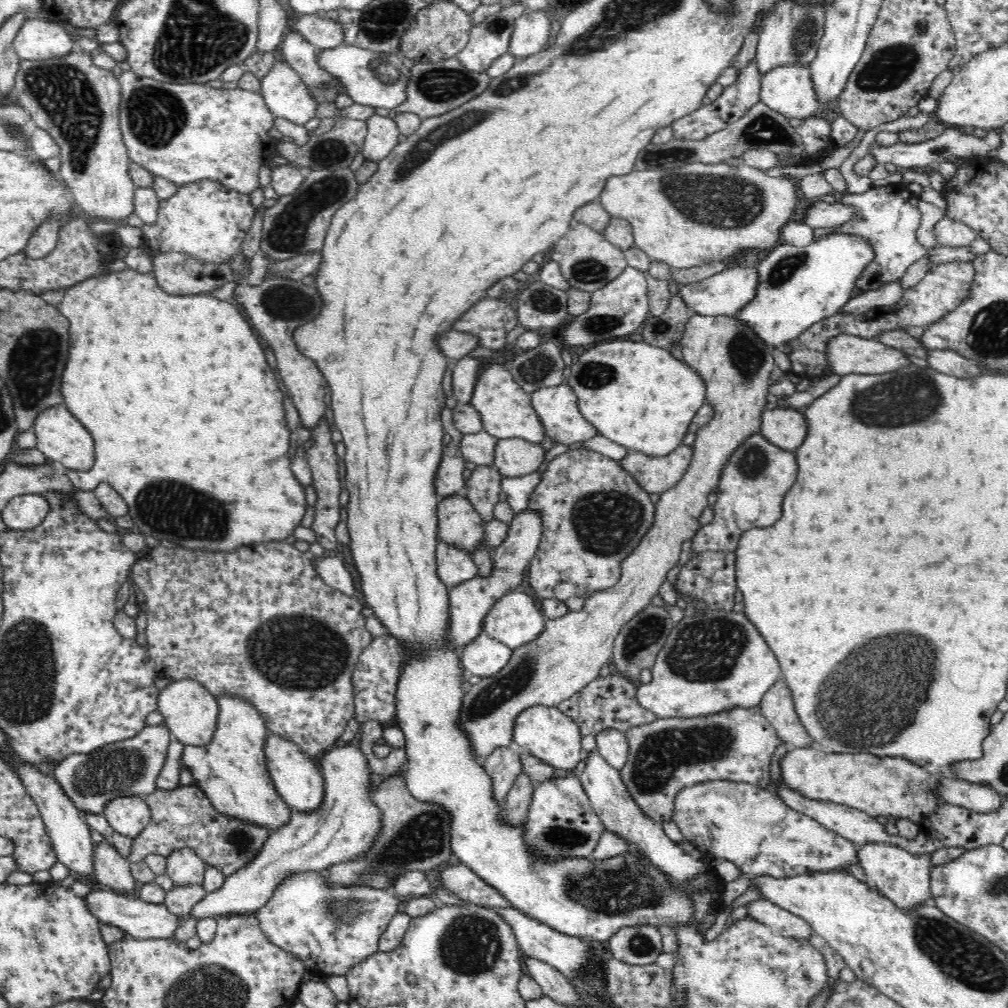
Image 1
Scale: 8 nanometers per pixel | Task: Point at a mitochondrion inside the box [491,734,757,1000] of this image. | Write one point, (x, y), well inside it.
(625, 889)

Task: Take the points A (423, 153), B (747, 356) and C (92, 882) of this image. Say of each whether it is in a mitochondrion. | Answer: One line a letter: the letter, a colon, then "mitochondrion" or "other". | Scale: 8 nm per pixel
A: mitochondrion
B: mitochondrion
C: other

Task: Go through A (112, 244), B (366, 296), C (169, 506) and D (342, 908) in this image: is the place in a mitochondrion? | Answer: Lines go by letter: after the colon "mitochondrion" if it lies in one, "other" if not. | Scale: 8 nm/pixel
A: other
B: other
C: mitochondrion
D: mitochondrion

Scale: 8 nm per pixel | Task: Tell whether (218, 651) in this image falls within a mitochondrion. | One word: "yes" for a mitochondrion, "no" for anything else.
no

